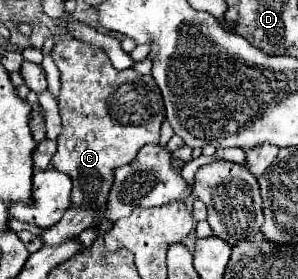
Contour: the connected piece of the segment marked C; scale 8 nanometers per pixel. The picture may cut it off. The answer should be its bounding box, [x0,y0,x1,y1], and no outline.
[52,39,164,207]

